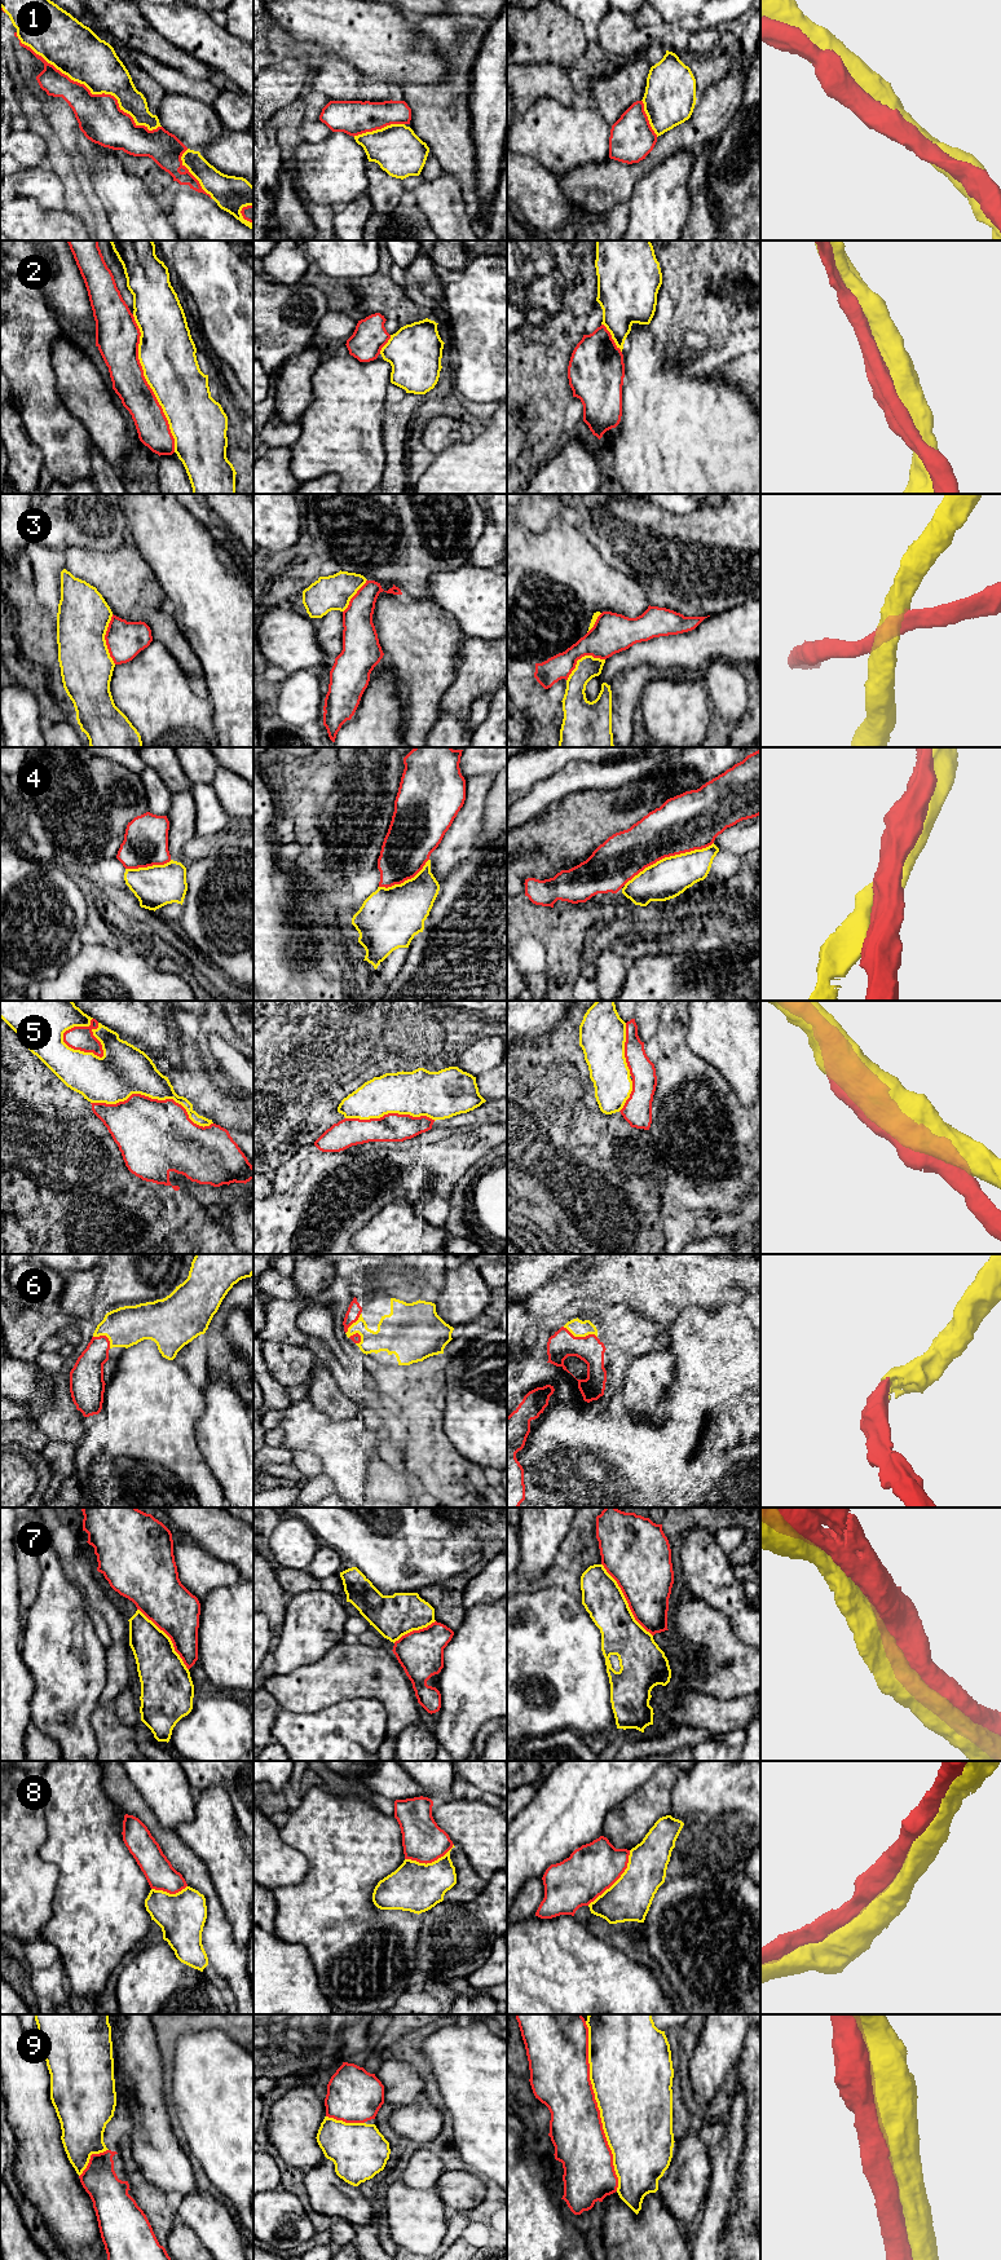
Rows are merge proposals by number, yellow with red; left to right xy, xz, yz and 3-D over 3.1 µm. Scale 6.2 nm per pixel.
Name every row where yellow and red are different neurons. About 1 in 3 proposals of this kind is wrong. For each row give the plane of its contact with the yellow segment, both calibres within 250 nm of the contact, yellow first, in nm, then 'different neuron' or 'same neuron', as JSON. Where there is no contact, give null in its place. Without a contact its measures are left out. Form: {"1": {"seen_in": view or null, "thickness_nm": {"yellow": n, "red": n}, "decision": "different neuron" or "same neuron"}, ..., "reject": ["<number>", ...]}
{"1": {"seen_in": "xy", "thickness_nm": {"yellow": 320, "red": 280}, "decision": "same neuron"}, "2": {"seen_in": "xy", "thickness_nm": {"yellow": 360, "red": 220}, "decision": "same neuron"}, "3": {"seen_in": "xy", "thickness_nm": {"yellow": 320, "red": 240}, "decision": "different neuron"}, "4": {"seen_in": "yz", "thickness_nm": {"yellow": 240, "red": 360}, "decision": "different neuron"}, "5": {"seen_in": "xy", "thickness_nm": {"yellow": 300, "red": 460}, "decision": "different neuron"}, "6": {"seen_in": "yz", "thickness_nm": {"yellow": 110, "red": 170}, "decision": "same neuron"}, "7": {"seen_in": "yz", "thickness_nm": {"yellow": 260, "red": 380}, "decision": "same neuron"}, "8": {"seen_in": "yz", "thickness_nm": {"yellow": 280, "red": 320}, "decision": "same neuron"}, "9": {"seen_in": "yz", "thickness_nm": {"yellow": 480, "red": 340}, "decision": "same neuron"}, "reject": ["3", "4", "5"]}

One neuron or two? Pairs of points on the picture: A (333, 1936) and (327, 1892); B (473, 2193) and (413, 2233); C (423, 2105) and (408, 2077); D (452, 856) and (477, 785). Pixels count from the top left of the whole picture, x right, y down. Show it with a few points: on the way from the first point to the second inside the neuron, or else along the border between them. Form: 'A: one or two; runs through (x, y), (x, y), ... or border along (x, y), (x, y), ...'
A: one; runs through (339, 1925), (339, 1920), (333, 1914), (333, 1902)
B: two; border along (440, 2175), (435, 2189), (445, 2205)
C: two; border along (422, 2093), (409, 2104), (395, 2109)
D: one; runs through (459, 838), (468, 822), (475, 803)

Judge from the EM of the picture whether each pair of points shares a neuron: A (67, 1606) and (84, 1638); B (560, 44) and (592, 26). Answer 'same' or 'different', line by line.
A: same
B: different

